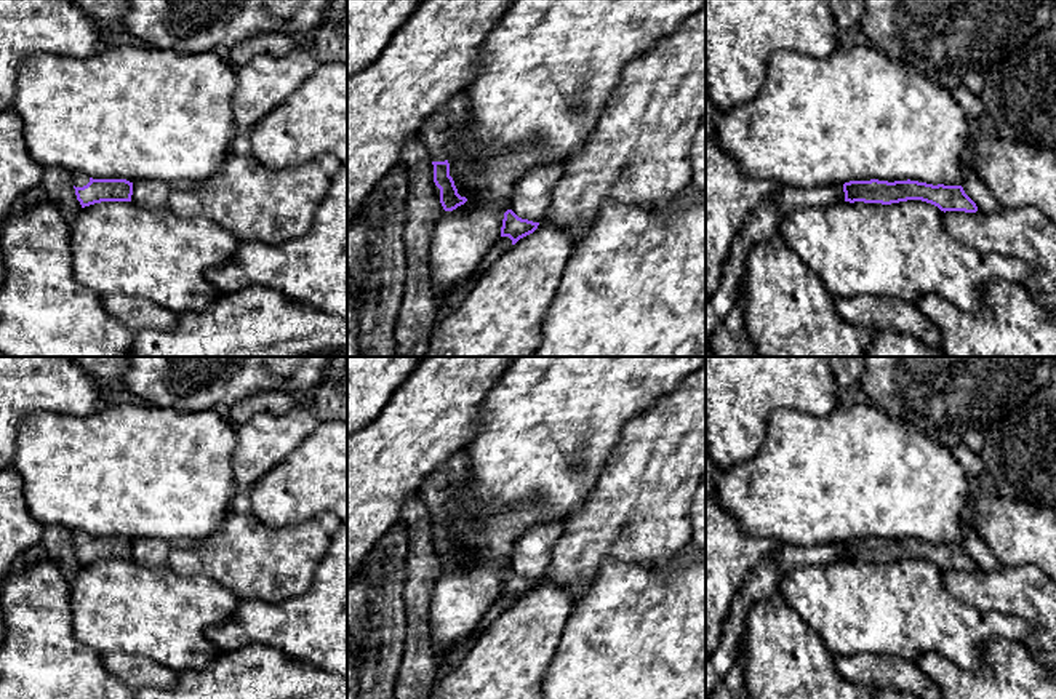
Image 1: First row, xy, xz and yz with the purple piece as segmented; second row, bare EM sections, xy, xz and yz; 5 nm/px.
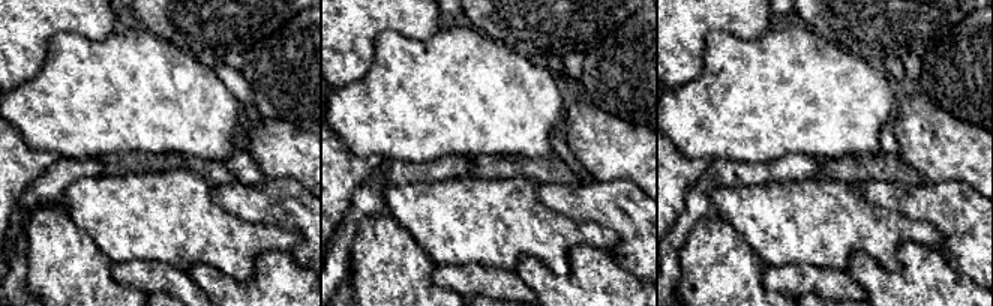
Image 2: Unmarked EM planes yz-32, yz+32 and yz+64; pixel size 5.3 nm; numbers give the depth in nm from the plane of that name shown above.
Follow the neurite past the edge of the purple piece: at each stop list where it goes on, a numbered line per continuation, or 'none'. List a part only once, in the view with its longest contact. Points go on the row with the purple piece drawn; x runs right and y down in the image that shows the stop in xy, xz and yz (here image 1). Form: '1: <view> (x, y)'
1: xy (79, 179)

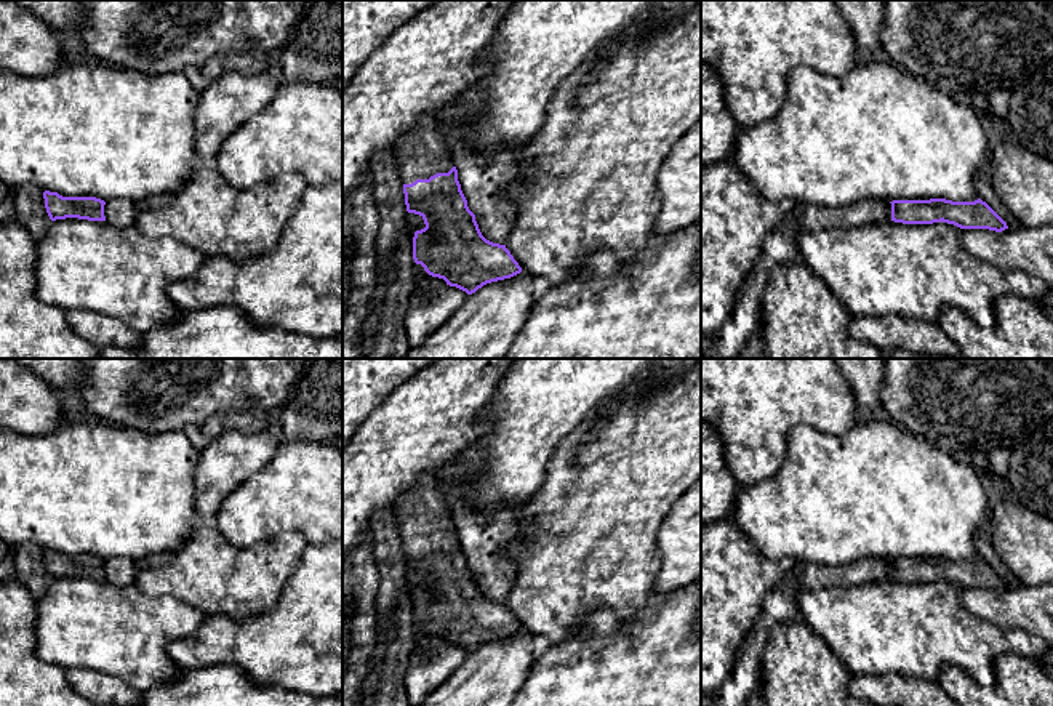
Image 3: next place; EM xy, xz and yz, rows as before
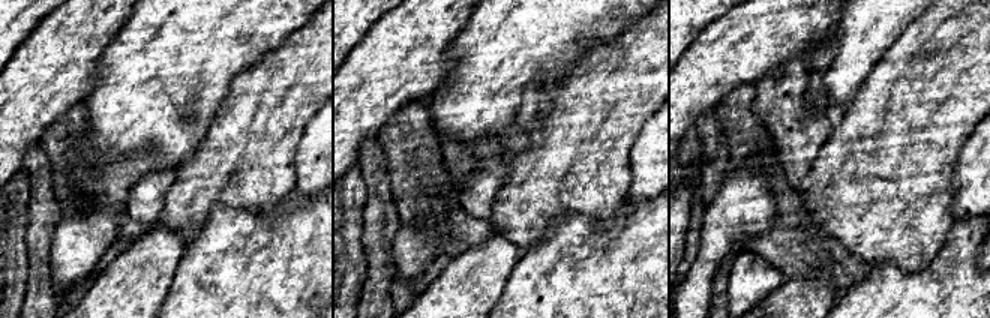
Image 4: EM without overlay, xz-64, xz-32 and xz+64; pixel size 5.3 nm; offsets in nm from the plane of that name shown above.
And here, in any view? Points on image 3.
1: xz (421, 152)

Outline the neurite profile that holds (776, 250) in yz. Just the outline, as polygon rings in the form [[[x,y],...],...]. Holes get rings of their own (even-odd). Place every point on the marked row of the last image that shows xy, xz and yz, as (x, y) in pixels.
[[[871,199],[837,208],[797,203],[763,240],[762,258],[752,267],[738,295],[731,315],[719,333],[711,335],[709,359],[738,359],[760,323],[760,299],[771,266],[799,258],[797,237],[829,227],[851,227],[891,219],[888,200]]]

